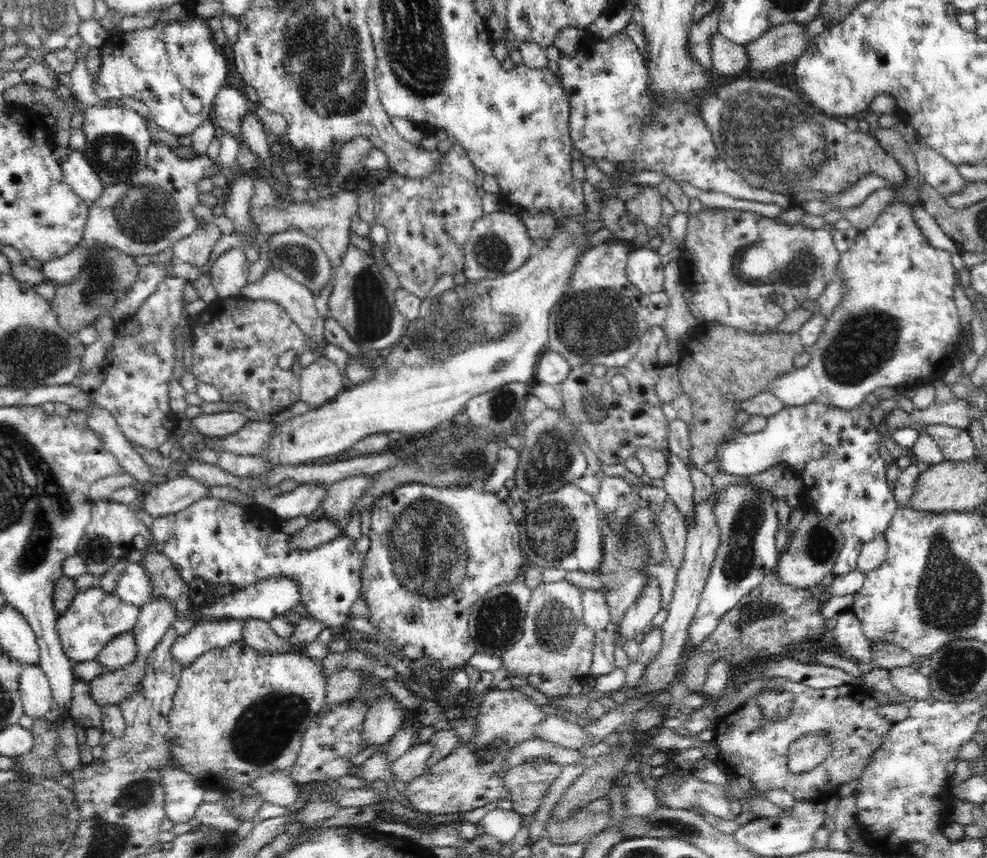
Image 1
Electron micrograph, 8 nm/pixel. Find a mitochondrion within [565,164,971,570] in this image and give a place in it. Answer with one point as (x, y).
(863, 343)

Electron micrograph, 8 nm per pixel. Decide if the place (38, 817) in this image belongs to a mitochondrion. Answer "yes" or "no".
yes

